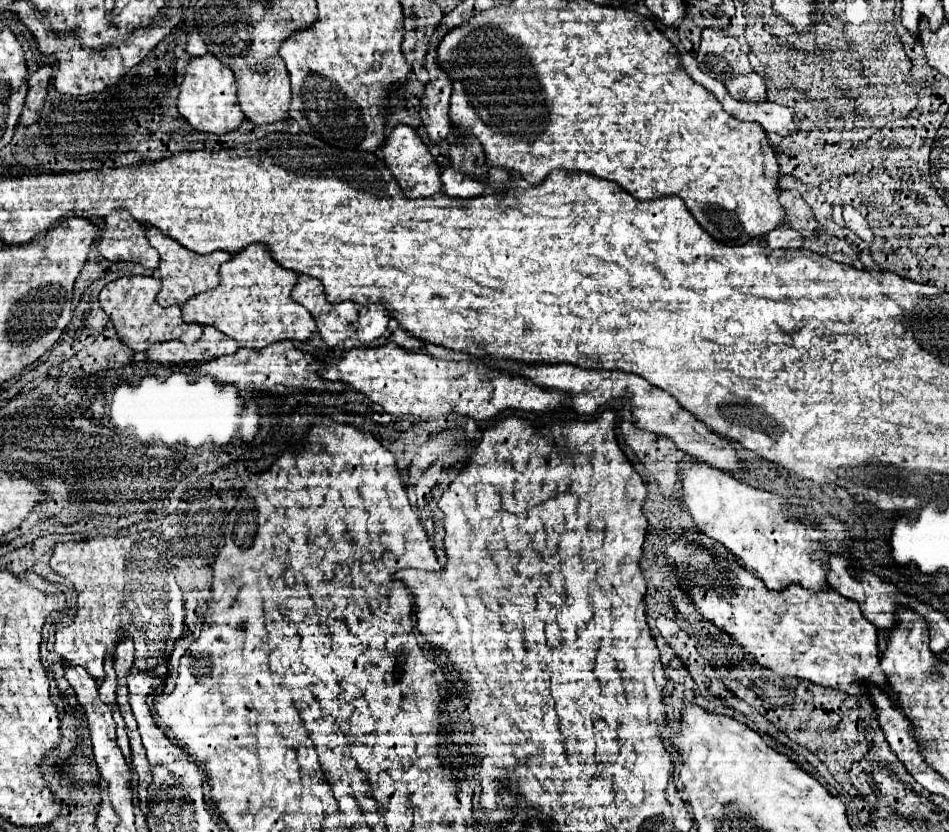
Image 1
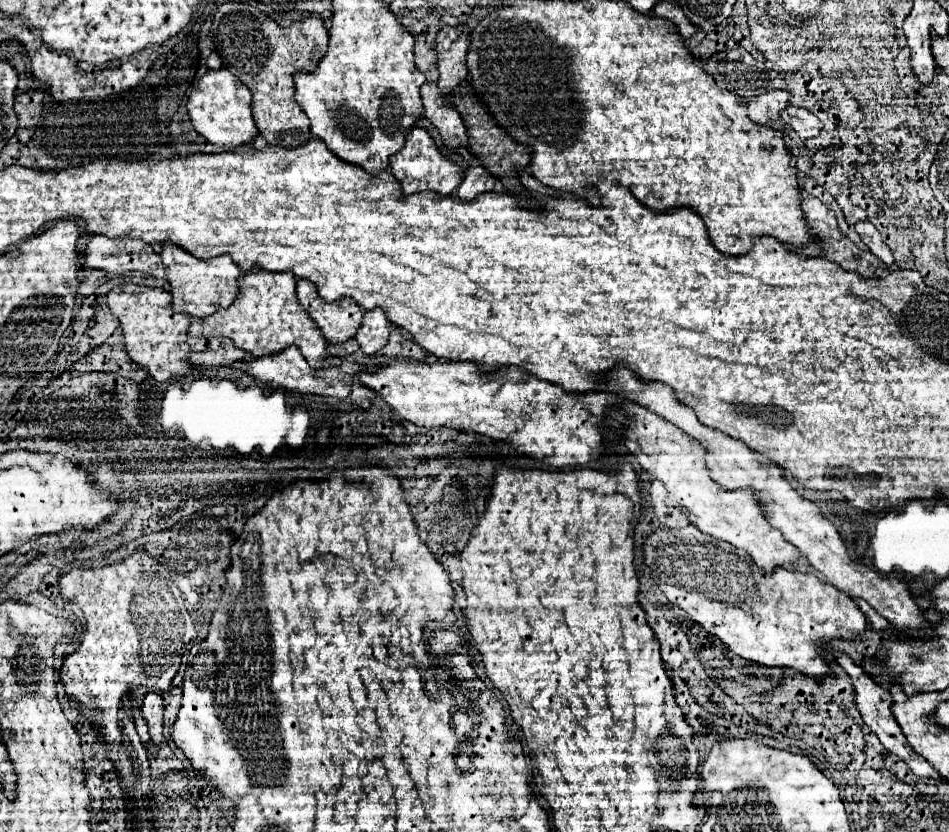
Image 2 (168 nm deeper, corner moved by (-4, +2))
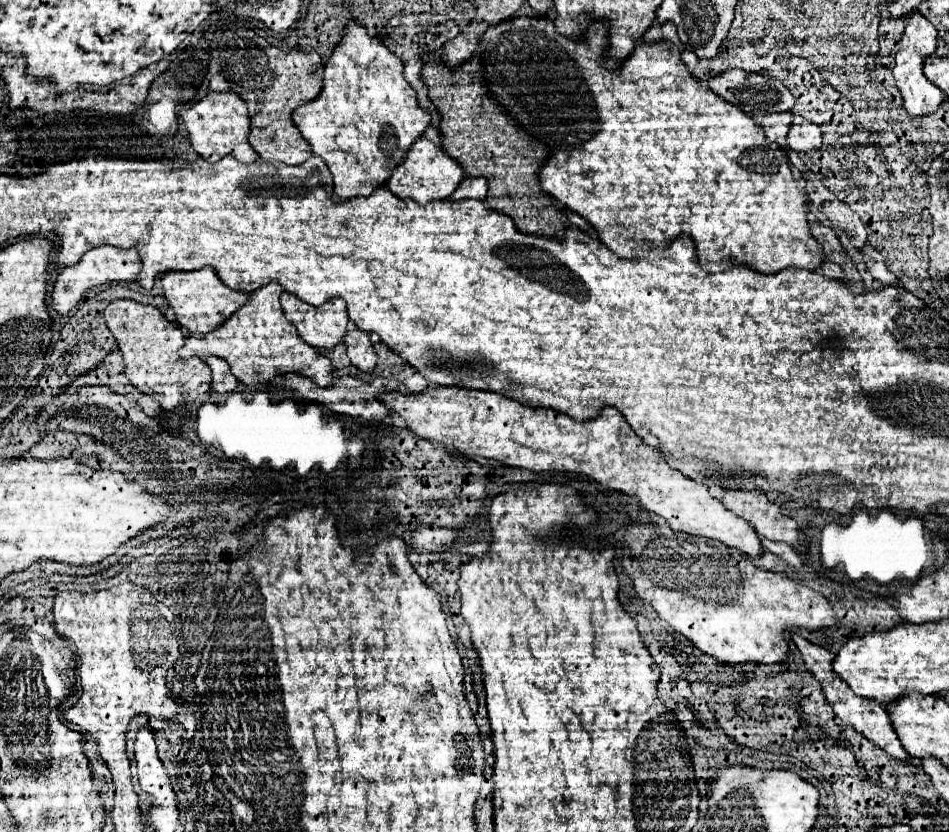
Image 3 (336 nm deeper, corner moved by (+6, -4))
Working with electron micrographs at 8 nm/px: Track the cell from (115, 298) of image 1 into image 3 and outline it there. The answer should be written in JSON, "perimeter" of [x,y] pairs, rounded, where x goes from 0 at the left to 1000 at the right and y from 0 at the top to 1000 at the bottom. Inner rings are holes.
{"perimeter":[[[119,361],[109,375],[113,394],[125,411],[125,421],[132,433],[132,450],[136,459],[163,478],[170,490],[184,493],[189,488],[203,488],[214,481],[214,474],[222,469],[222,447],[212,430],[191,430],[187,421],[193,416],[195,404],[191,392],[178,387],[168,370],[146,365],[142,361]]]}

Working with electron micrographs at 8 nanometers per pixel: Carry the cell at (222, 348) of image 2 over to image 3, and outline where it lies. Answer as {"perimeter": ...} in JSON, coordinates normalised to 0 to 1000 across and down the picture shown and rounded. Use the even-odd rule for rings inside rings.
{"perimeter":[[[220,428],[216,433],[222,442],[222,466],[227,471],[246,471],[250,469],[252,459],[250,454],[243,450],[243,442],[239,440],[239,435],[235,430],[229,430],[229,428]]]}

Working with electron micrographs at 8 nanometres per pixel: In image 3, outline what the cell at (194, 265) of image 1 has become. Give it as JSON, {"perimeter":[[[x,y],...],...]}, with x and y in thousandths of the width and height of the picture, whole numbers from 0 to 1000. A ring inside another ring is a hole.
{"perimeter":[[[212,322],[203,327],[187,327],[178,325],[170,329],[170,341],[172,341],[172,356],[176,358],[180,373],[184,375],[184,382],[189,392],[197,394],[199,399],[222,399],[227,392],[231,392],[239,380],[243,380],[256,363],[260,363],[262,353],[260,351],[250,351],[243,349],[233,339],[229,327],[224,322]]]}

